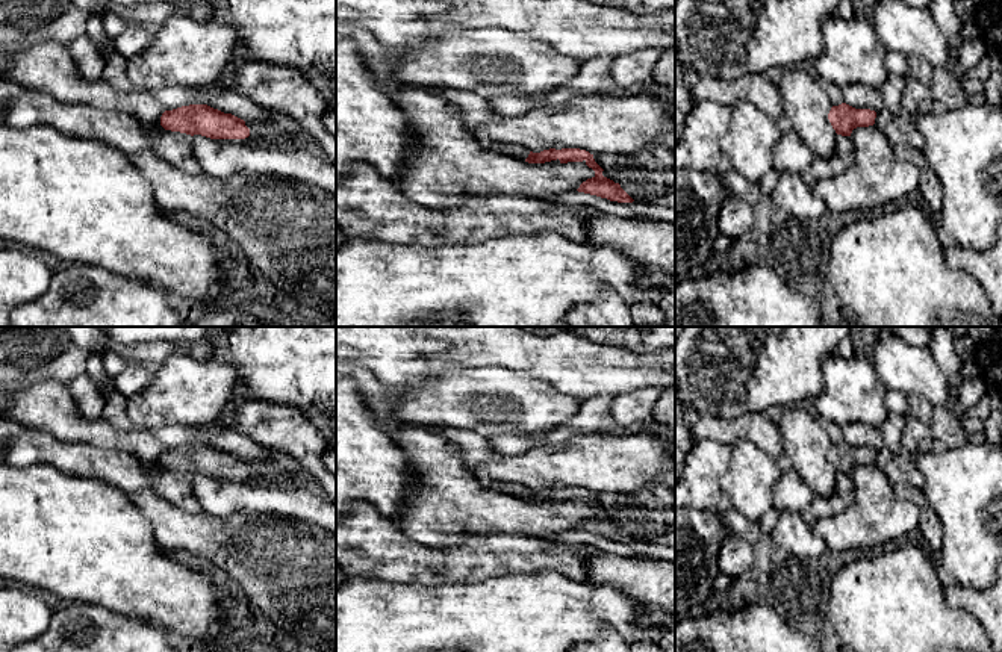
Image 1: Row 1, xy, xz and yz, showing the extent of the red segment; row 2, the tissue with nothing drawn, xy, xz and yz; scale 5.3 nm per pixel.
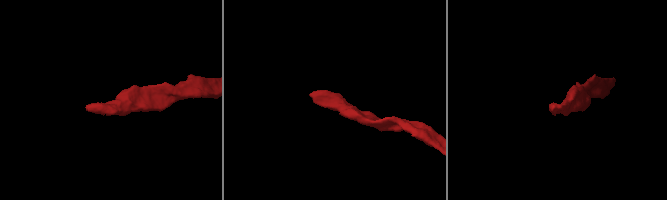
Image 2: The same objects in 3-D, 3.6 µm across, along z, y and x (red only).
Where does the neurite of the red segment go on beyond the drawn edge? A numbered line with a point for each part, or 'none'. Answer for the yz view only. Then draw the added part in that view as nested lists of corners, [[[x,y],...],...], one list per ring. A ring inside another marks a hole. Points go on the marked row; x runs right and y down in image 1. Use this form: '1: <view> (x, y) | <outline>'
1: yz (819, 168) | [[[837,136],[837,148],[831,157],[813,156],[810,166],[801,174],[810,186],[822,179],[837,175],[852,165],[854,145],[849,136]]]

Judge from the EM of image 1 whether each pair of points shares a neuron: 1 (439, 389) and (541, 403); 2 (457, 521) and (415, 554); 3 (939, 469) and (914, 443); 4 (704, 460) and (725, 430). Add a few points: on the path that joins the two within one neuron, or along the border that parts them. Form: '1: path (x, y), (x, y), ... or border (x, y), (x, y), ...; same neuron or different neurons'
1: path (465, 398), (515, 401); same neuron
2: border (397, 525), (427, 545), (451, 545), (462, 537); different neurons
3: border (930, 450), (916, 460), (924, 487); different neurons
4: border (695, 440), (718, 440), (730, 445); different neurons

